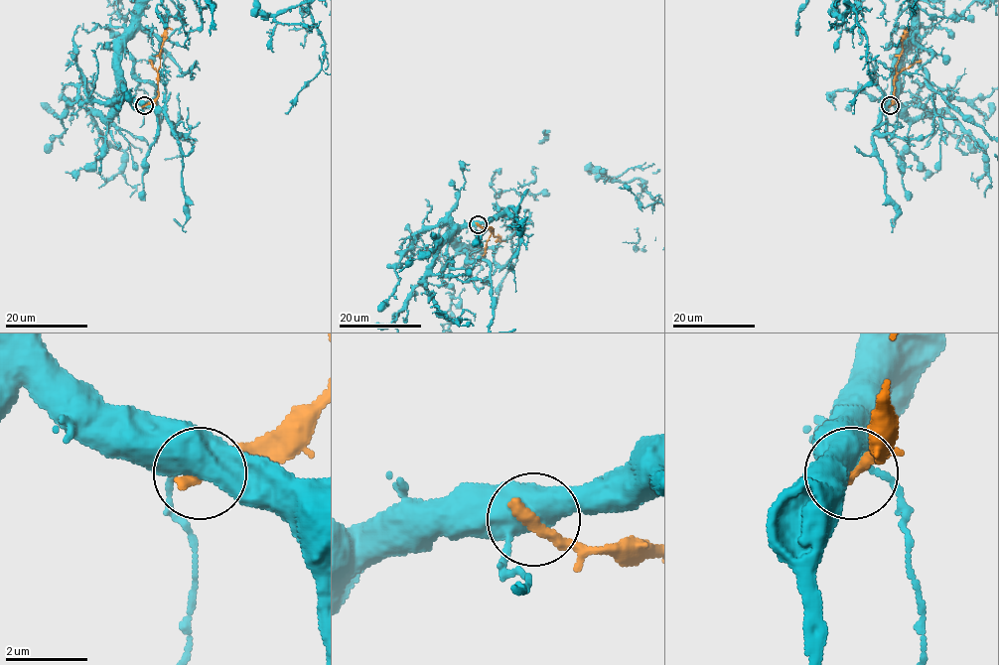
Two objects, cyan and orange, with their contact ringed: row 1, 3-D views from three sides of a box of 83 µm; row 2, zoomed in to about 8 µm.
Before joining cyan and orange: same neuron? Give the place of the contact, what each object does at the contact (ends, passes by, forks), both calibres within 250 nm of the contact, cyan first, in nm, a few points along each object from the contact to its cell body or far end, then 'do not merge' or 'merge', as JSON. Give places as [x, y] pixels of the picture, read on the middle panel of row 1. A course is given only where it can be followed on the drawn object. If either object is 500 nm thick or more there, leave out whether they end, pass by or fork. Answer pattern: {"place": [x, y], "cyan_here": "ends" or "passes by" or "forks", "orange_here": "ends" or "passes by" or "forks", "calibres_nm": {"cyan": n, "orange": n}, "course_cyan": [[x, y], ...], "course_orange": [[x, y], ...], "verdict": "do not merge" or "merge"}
{"place": [478, 224], "calibres_nm": {"cyan": 550, "orange": 340}, "course_orange": [[479, 224], [492, 228], [495, 237], [506, 241]], "verdict": "merge"}

